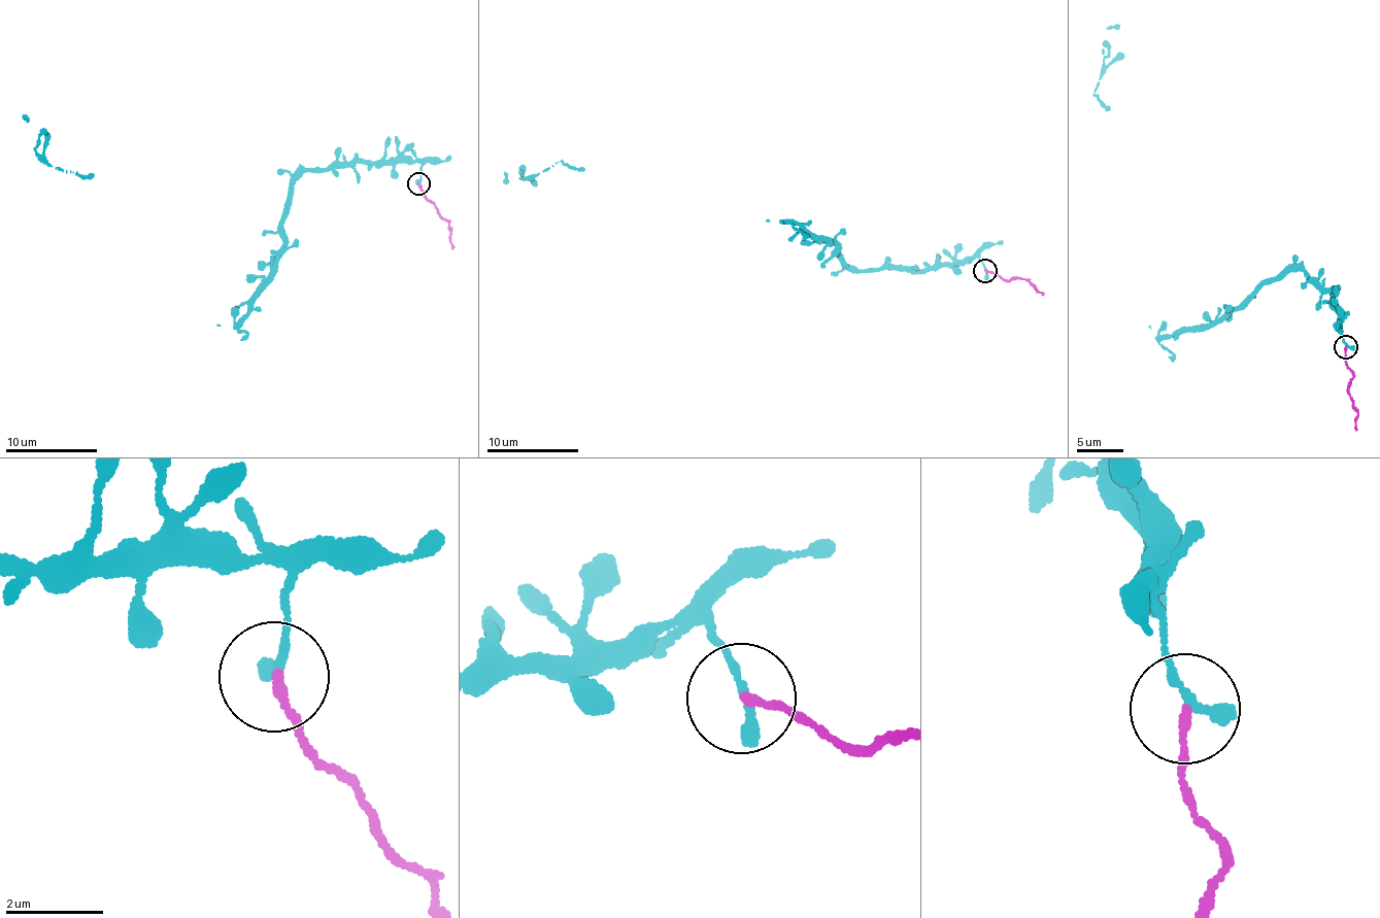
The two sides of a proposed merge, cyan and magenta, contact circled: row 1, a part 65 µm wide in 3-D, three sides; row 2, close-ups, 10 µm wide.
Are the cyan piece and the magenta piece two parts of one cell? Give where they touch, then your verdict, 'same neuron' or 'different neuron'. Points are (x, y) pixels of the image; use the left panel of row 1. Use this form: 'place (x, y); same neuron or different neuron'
place (418, 183); different neuron

